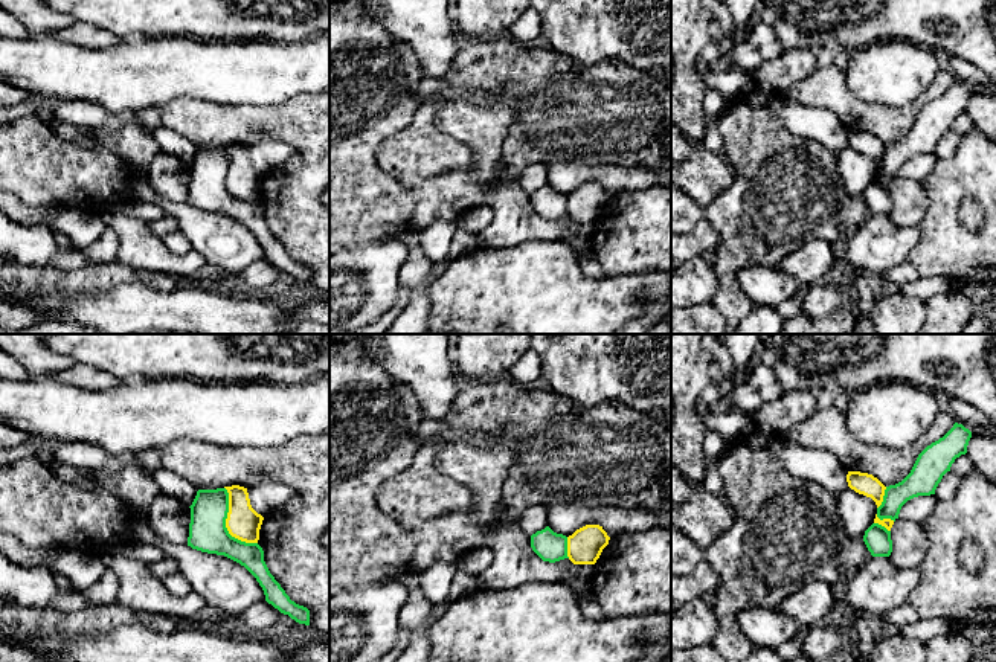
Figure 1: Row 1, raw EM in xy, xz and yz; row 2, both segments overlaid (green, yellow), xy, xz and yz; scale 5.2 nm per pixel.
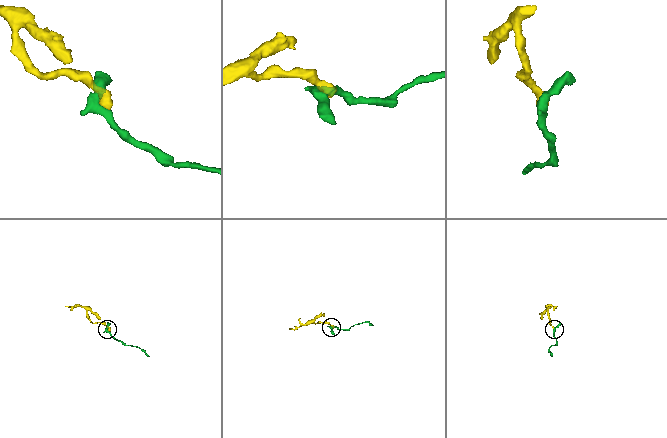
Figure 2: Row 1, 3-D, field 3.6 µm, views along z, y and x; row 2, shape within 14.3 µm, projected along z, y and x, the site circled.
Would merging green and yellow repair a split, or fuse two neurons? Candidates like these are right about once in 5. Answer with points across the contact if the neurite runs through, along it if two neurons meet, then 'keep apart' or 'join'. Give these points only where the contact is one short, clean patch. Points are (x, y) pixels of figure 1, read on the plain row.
border xy (224, 145), (228, 151), (226, 188), (241, 199), (257, 202); keep apart

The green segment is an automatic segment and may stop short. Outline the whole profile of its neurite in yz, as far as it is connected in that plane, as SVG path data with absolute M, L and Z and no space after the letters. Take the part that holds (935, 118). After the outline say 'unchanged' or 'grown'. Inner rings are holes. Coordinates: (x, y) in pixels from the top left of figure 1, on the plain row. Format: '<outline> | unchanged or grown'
M955 81L943 96L927 104L918 113L911 131L901 140L886 145L883 160L877 166L877 175L895 180L908 159L935 153L955 117L967 111L970 96L972 90Z | unchanged

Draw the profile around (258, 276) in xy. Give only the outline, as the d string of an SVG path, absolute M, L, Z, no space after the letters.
M264 258L246 267L236 282L244 291L261 294L271 287L279 276L281 270Z

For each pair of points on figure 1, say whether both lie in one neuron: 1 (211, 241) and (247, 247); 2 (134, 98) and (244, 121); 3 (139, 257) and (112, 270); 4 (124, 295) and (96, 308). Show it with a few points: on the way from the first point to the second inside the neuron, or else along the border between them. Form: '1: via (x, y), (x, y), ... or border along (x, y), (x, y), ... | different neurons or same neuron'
1: via (220, 241), (238, 247) | same neuron
2: border along (200, 98), (177, 96), (159, 106) | different neurons
3: border along (116, 260), (157, 272) | different neurons
4: via (118, 301), (110, 308), (102, 308) | same neuron

